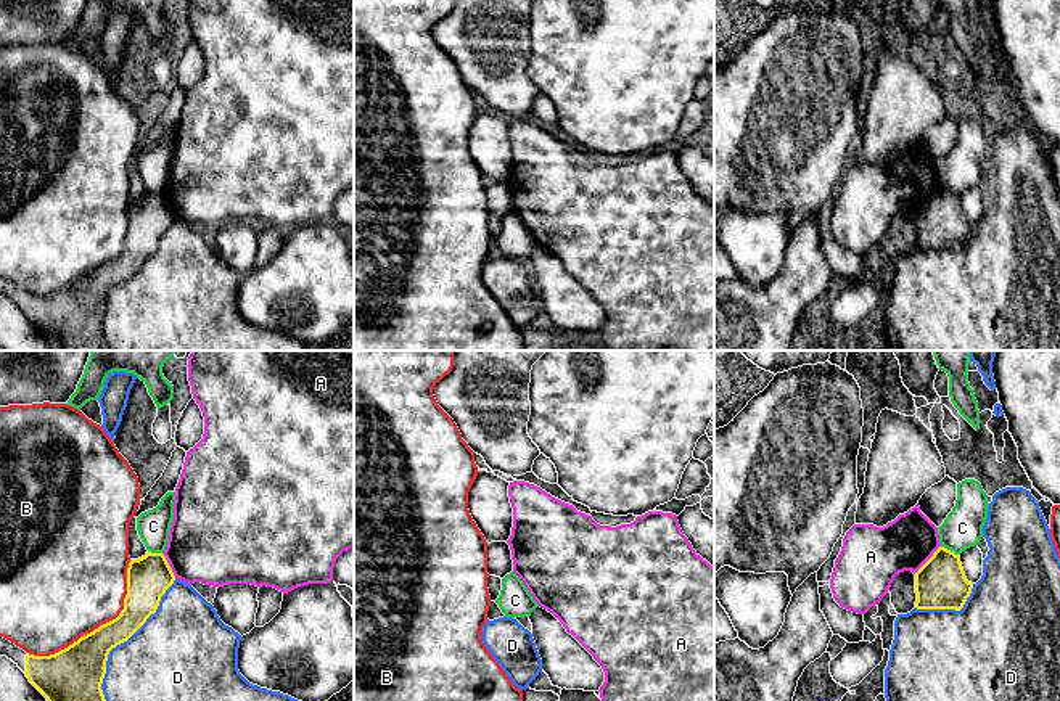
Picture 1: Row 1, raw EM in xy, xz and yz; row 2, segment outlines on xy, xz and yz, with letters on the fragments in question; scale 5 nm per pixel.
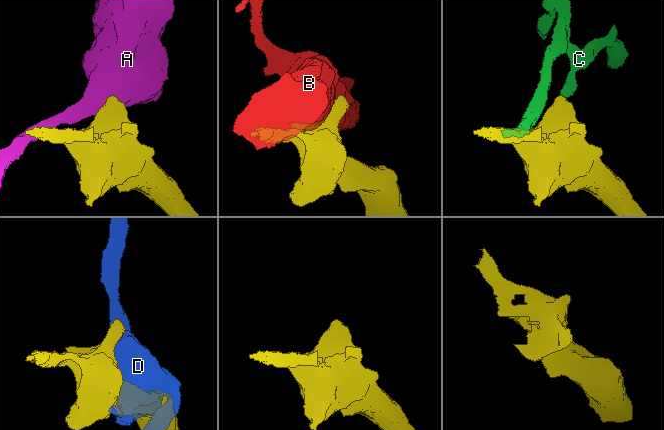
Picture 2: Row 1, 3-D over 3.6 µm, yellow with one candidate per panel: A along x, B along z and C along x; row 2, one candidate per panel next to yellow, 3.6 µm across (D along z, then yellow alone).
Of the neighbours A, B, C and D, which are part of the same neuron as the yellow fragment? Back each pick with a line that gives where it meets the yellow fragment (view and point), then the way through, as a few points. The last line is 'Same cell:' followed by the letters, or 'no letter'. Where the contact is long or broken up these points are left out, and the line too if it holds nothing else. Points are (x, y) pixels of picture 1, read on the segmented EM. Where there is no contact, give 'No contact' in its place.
Same cell: no letter

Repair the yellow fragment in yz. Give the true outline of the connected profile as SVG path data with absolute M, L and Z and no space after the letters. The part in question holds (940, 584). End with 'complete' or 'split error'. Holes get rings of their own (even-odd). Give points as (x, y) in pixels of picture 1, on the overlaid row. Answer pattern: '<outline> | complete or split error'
M939 547L915 572L917 609L960 611L973 584L967 580L960 556Z | complete

